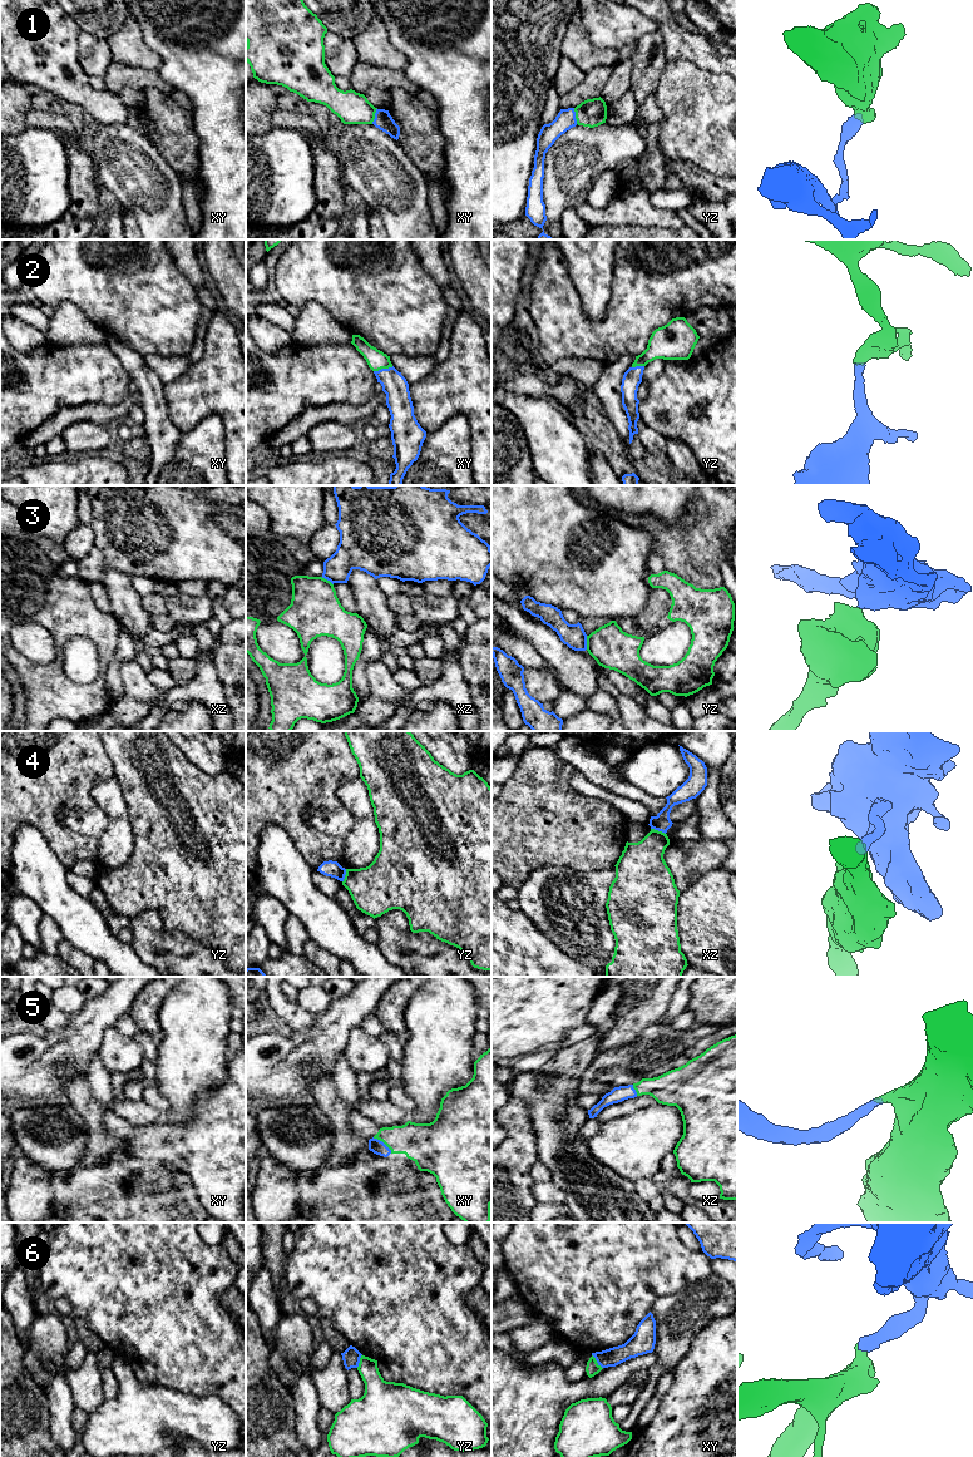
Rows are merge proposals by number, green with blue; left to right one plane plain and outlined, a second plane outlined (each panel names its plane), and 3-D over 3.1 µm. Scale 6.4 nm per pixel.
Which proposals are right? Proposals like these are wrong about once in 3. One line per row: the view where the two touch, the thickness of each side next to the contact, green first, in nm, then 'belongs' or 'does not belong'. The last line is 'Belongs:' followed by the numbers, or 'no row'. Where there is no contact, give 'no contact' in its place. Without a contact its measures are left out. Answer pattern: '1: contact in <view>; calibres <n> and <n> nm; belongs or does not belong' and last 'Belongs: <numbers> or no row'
1: contact in yz; calibres 180 and 130 nm; does not belong
2: contact in xy; calibres 130 and 160 nm; belongs
3: contact in yz; calibres 260 and 150 nm; does not belong
4: contact in xz; calibres 300 and 110 nm; does not belong
5: contact in xy; calibres 260 and 90 nm; belongs
6: contact in xy; calibres 90 and 120 nm; does not belong
Belongs: 2, 5

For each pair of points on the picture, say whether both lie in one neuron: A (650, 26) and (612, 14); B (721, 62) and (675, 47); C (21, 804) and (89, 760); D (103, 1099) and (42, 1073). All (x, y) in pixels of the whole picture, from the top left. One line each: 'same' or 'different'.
A: same
B: same
C: same
D: different

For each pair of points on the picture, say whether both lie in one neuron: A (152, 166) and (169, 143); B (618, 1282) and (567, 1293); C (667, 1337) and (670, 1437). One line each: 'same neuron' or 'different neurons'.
A: different neurons
B: same neuron
C: different neurons

